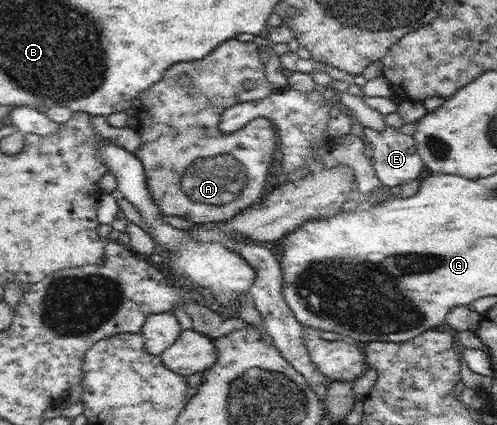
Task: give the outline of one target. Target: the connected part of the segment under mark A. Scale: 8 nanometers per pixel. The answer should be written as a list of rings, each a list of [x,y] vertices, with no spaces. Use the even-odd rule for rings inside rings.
[[[232,37],[222,42],[202,60],[178,62],[169,66],[162,80],[139,94],[133,125],[140,133],[142,144],[135,156],[142,162],[150,196],[165,216],[182,217],[198,225],[222,223],[230,221],[244,209],[260,202],[268,188],[266,177],[278,140],[272,122],[267,118],[258,117],[232,133],[220,131],[218,123],[226,108],[241,102],[266,98],[273,91],[266,78],[264,57],[260,47],[254,41],[242,42]],[[180,74],[186,74],[192,80],[192,85],[178,85]],[[246,80],[254,82],[251,90],[244,88]]]

